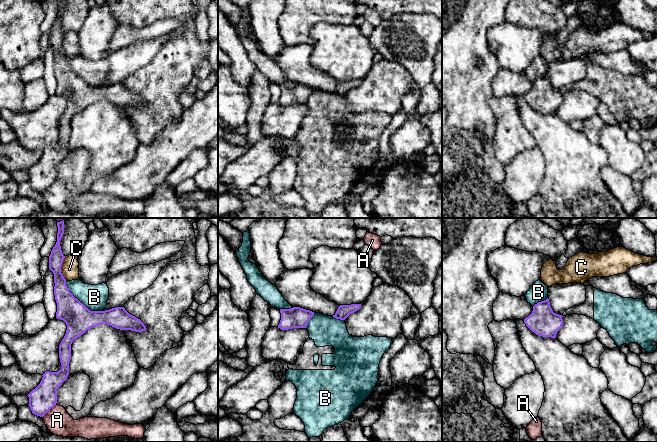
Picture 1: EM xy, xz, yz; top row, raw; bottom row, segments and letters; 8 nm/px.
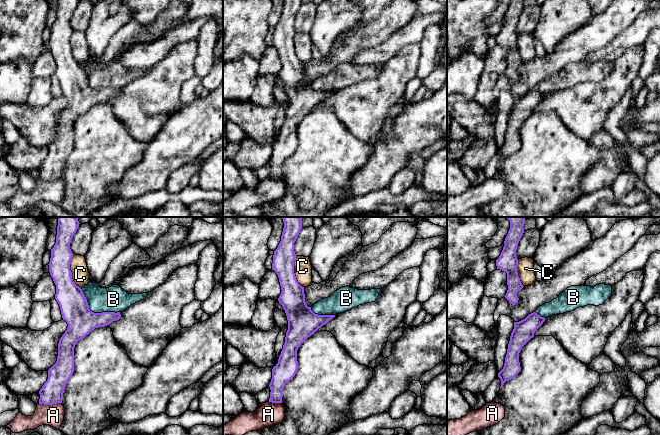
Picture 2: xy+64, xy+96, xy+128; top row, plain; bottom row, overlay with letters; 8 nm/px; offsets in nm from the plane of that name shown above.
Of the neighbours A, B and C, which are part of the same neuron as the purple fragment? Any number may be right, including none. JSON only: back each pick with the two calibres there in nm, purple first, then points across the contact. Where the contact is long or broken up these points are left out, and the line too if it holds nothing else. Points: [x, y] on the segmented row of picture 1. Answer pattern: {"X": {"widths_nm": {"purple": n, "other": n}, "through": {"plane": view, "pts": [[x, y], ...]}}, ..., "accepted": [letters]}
{"accepted": []}

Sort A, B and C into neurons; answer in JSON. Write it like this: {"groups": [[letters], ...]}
{"groups": [["A"], ["B"], ["C"]]}

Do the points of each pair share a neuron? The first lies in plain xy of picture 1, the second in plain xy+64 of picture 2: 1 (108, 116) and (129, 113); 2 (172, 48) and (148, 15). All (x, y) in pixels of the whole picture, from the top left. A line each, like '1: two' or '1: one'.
1: two
2: one

